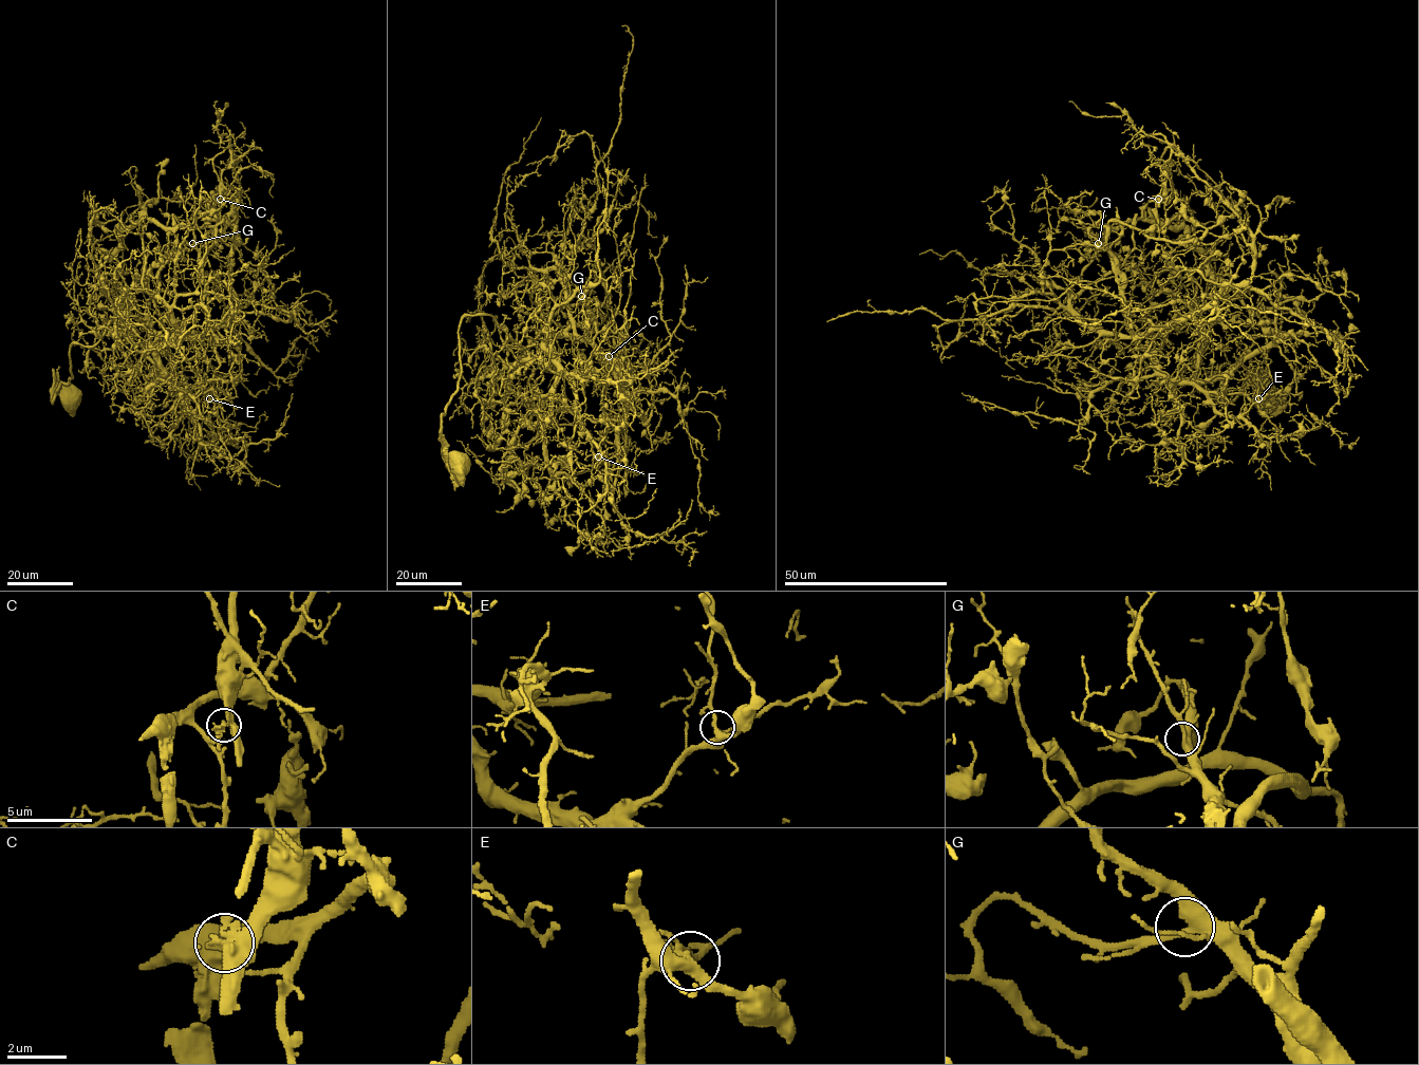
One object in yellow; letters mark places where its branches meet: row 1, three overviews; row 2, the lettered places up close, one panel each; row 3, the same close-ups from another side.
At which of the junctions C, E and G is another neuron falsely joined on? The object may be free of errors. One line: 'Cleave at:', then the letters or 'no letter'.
Cleave at: C

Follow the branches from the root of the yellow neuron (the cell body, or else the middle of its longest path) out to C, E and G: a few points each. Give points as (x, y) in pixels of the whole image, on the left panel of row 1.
C: (72, 398), (53, 403), (72, 343), (115, 320), (157, 347), (192, 313), (220, 199)
E: (72, 398), (57, 385), (53, 403), (69, 348), (112, 320), (184, 384), (191, 413), (209, 398)
G: (72, 398), (57, 385), (53, 403), (72, 343), (115, 320), (157, 347), (192, 313), (192, 243)

